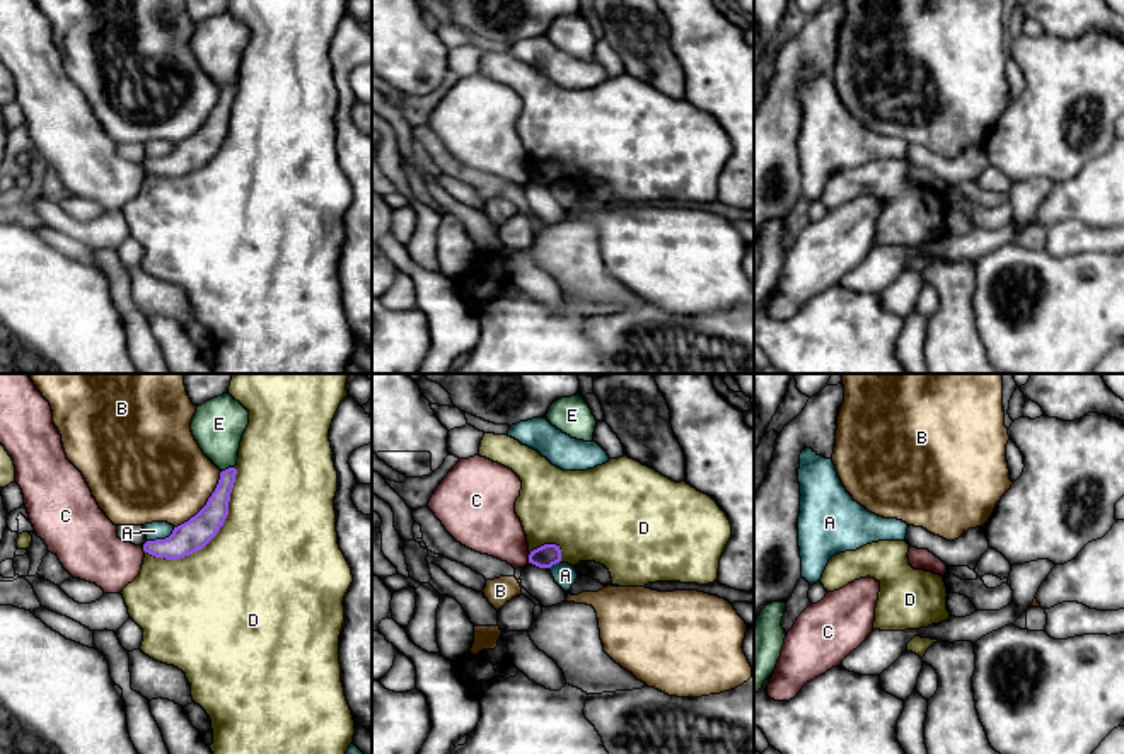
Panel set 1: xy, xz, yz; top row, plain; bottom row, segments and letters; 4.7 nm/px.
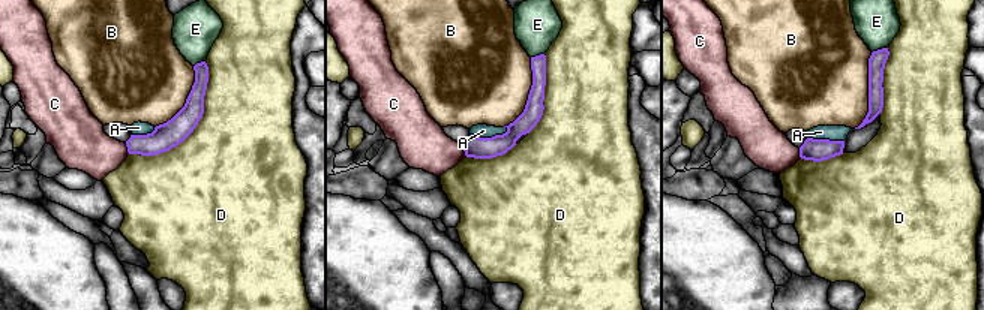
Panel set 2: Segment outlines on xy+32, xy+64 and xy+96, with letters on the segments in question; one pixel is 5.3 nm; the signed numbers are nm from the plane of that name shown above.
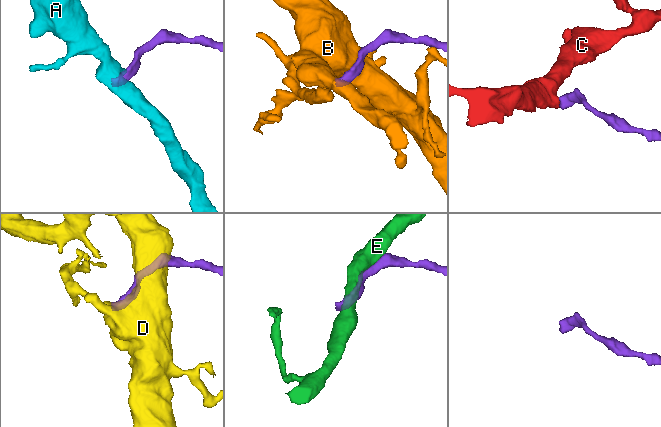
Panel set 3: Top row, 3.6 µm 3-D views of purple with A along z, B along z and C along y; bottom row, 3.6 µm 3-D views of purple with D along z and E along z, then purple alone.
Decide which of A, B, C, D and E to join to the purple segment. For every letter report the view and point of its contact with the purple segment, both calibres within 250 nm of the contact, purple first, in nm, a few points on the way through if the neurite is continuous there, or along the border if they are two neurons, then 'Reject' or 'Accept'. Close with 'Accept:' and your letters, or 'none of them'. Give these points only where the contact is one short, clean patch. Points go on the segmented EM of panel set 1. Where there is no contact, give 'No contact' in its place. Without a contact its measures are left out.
A: Touches purple at xy (161, 539). Thickness 150 nm (purple) against 80 nm. Boundary: xy (174, 527), (168, 536), (147, 541). Reject
B: Touches purple at xy (207, 504). Thickness 150 nm (purple) against 440 nm. Reject
C: Touches purple at xz (529, 558). Thickness 110 nm (purple) against 280 nm. Boundary: xz (531, 553), (527, 562). Reject
D: Touches purple at xy (214, 536). Thickness 150 nm (purple) against 500 nm. Reject
E: Touches purple at xy (229, 468). Thickness 120 nm (purple) against 240 nm. Reject
Accept: none of them

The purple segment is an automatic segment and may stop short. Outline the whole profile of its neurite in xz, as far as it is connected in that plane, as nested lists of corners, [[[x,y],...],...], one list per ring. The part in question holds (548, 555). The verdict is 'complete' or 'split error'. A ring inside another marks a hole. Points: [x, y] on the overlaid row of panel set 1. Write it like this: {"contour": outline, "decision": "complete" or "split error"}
{"contour": [[[544,544],[529,554],[529,563],[539,568],[551,568],[561,561],[561,549],[556,544]]], "decision": "complete"}

